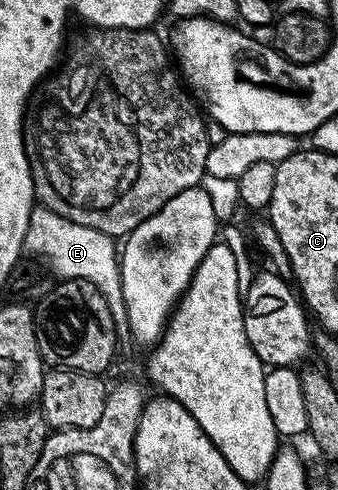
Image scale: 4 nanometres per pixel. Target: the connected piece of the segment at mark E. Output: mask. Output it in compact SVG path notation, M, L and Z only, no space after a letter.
M37 205L30 213L29 227L26 229L23 240L23 250L26 254L33 253L45 257L60 280L81 278L93 283L109 303L116 342L121 345L132 342L128 313L125 311L124 295L121 291L119 249L114 238L97 231L96 228L73 223L72 220L57 215L52 209Z

